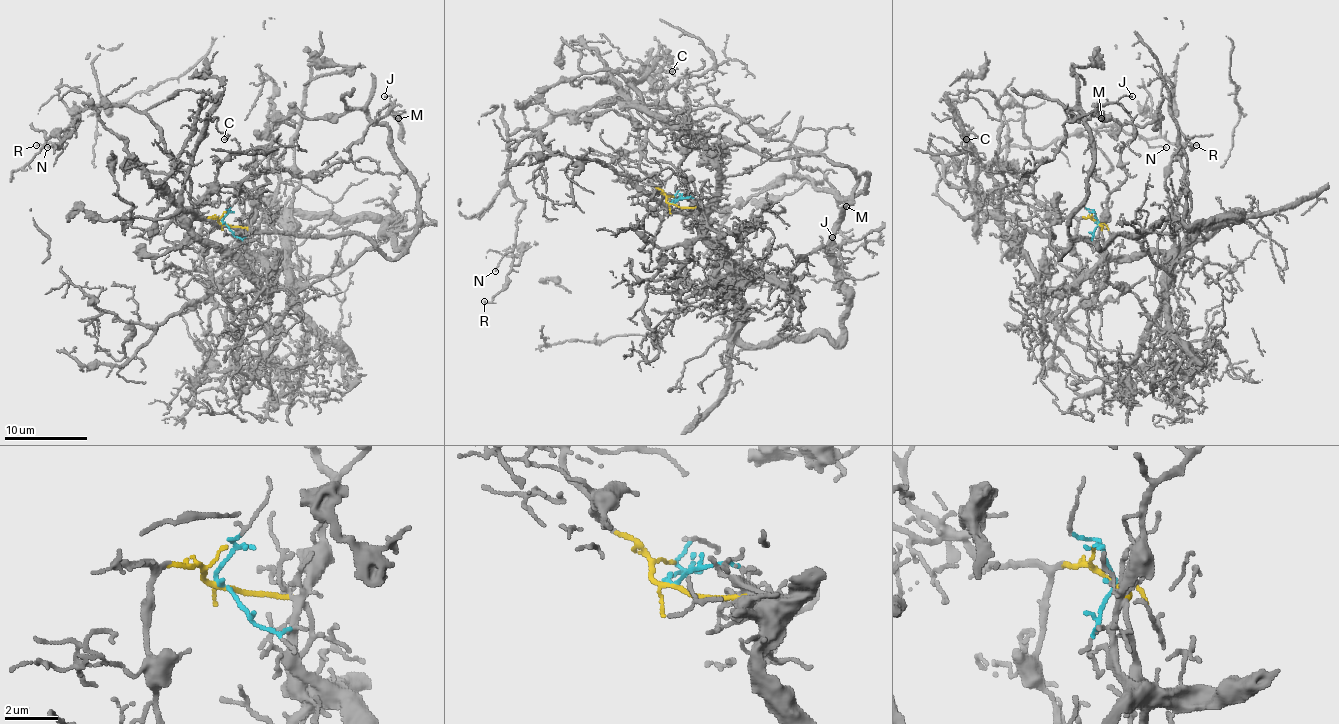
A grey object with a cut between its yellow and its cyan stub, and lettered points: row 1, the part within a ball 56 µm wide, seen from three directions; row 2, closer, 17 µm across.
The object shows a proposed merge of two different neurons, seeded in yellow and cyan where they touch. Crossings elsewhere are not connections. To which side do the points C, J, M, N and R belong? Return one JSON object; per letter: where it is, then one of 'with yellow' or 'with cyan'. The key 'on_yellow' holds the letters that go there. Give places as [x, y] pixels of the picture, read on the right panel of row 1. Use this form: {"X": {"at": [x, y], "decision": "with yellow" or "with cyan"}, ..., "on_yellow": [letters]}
{"C": {"at": [966, 139], "decision": "with cyan"}, "J": {"at": [1132, 96], "decision": "with cyan"}, "M": {"at": [1101, 118], "decision": "with cyan"}, "N": {"at": [1166, 147], "decision": "with yellow"}, "R": {"at": [1196, 145], "decision": "with yellow"}, "on_yellow": ["N", "R"]}

